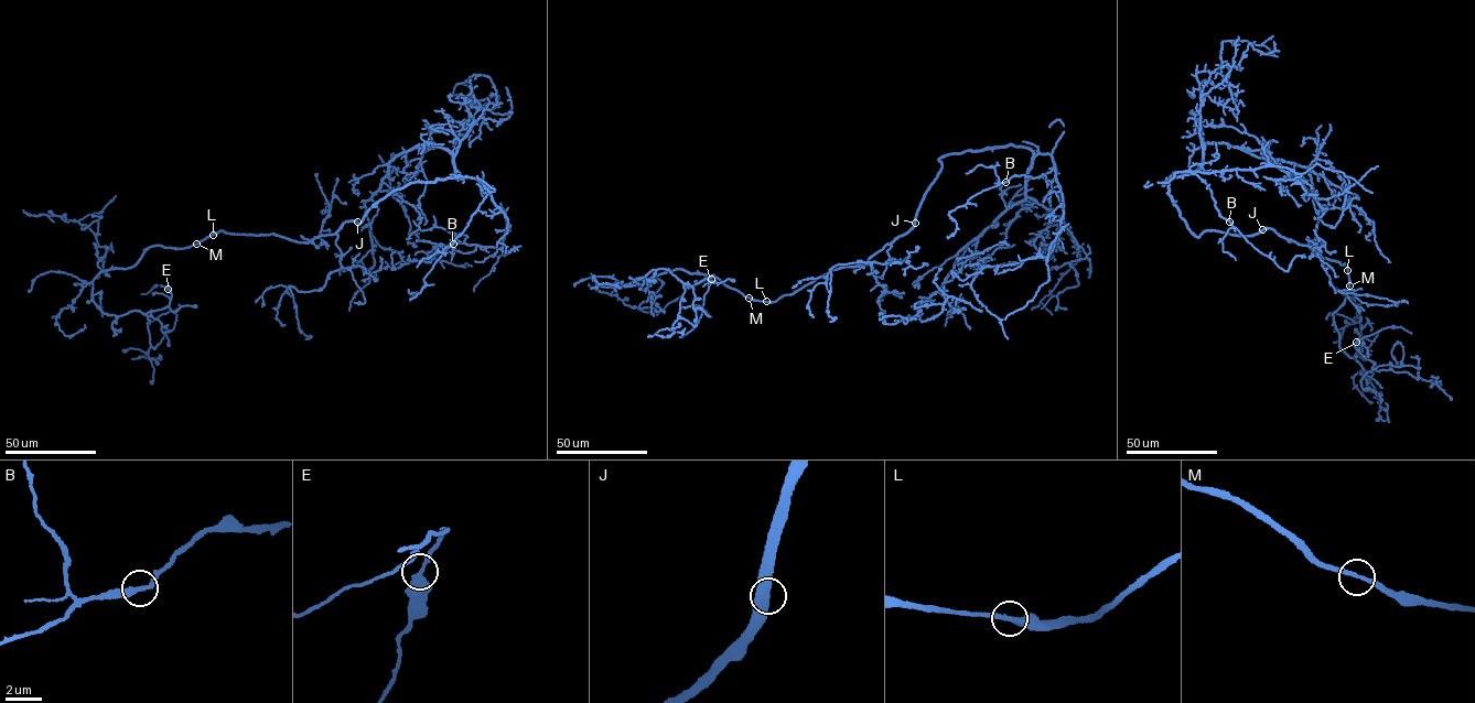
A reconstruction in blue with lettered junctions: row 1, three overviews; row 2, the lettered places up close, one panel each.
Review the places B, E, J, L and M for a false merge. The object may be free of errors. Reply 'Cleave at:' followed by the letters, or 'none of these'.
Cleave at: none of these

